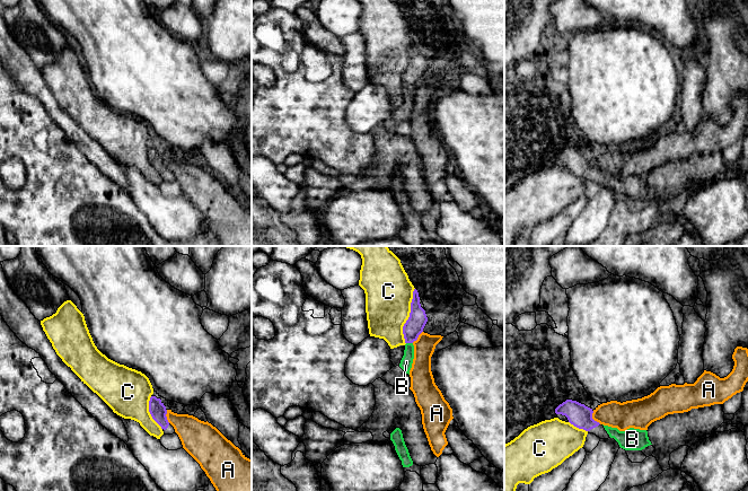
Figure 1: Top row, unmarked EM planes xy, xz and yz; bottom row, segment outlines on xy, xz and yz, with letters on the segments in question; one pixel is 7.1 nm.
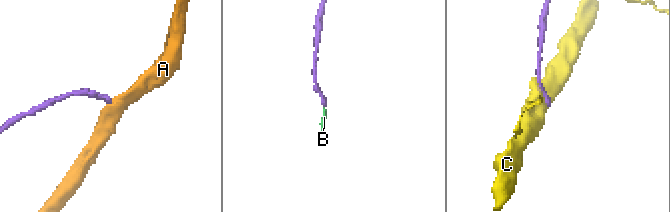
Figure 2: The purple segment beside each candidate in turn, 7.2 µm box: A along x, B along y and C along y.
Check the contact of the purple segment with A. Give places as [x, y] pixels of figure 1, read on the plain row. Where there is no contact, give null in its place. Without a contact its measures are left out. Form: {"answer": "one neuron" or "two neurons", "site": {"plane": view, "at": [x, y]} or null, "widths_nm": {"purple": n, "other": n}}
{"answer": "two neurons", "site": {"plane": "yz", "at": [592, 166]}, "widths_nm": {"purple": 160, "other": 190}}

